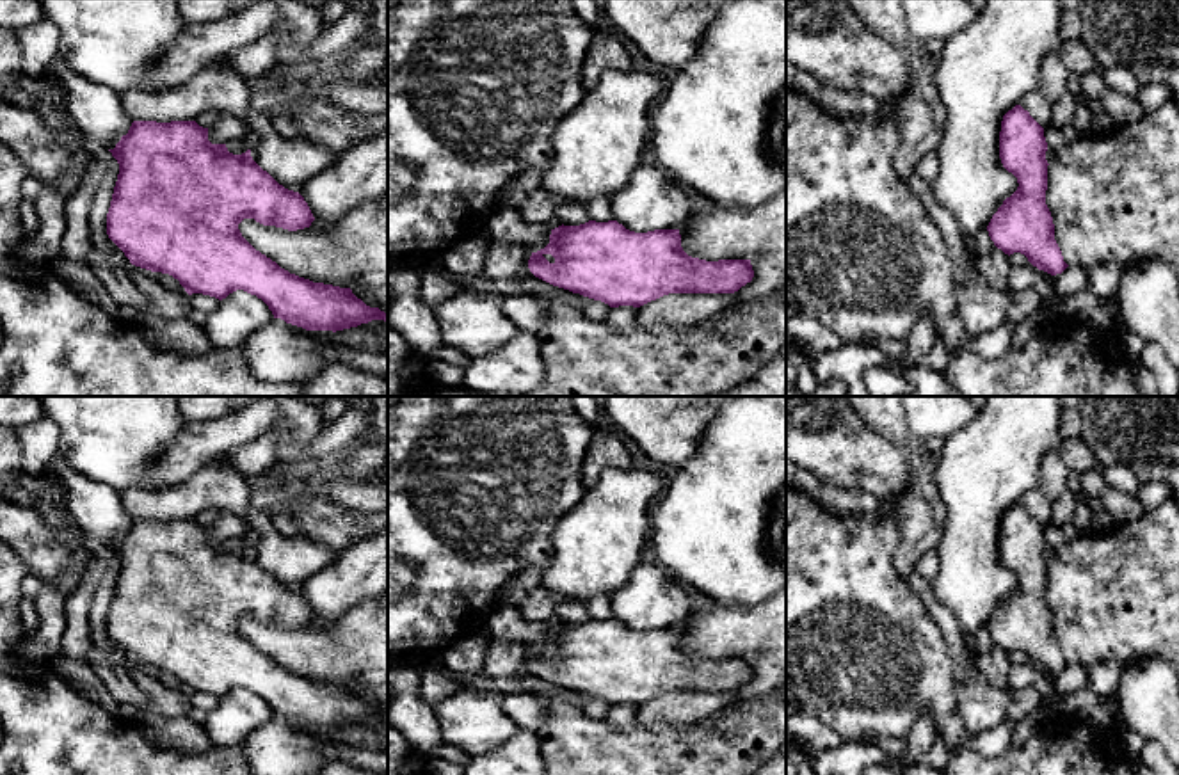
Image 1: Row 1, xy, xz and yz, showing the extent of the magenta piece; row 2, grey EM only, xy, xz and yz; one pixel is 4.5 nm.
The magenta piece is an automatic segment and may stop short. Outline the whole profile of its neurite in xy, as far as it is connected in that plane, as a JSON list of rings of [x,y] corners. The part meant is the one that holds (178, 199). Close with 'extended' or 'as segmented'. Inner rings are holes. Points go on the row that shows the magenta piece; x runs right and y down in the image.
[[[133,121],[114,149],[119,164],[107,235],[132,265],[169,274],[188,295],[203,293],[219,300],[237,290],[261,299],[274,318],[306,331],[343,331],[372,320],[388,322],[388,313],[366,306],[350,288],[340,288],[290,274],[256,251],[240,233],[244,219],[288,231],[309,228],[315,220],[299,192],[279,185],[251,156],[212,144],[208,128],[196,121]]]; as segmented

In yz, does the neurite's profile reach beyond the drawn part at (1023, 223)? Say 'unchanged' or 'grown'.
unchanged

